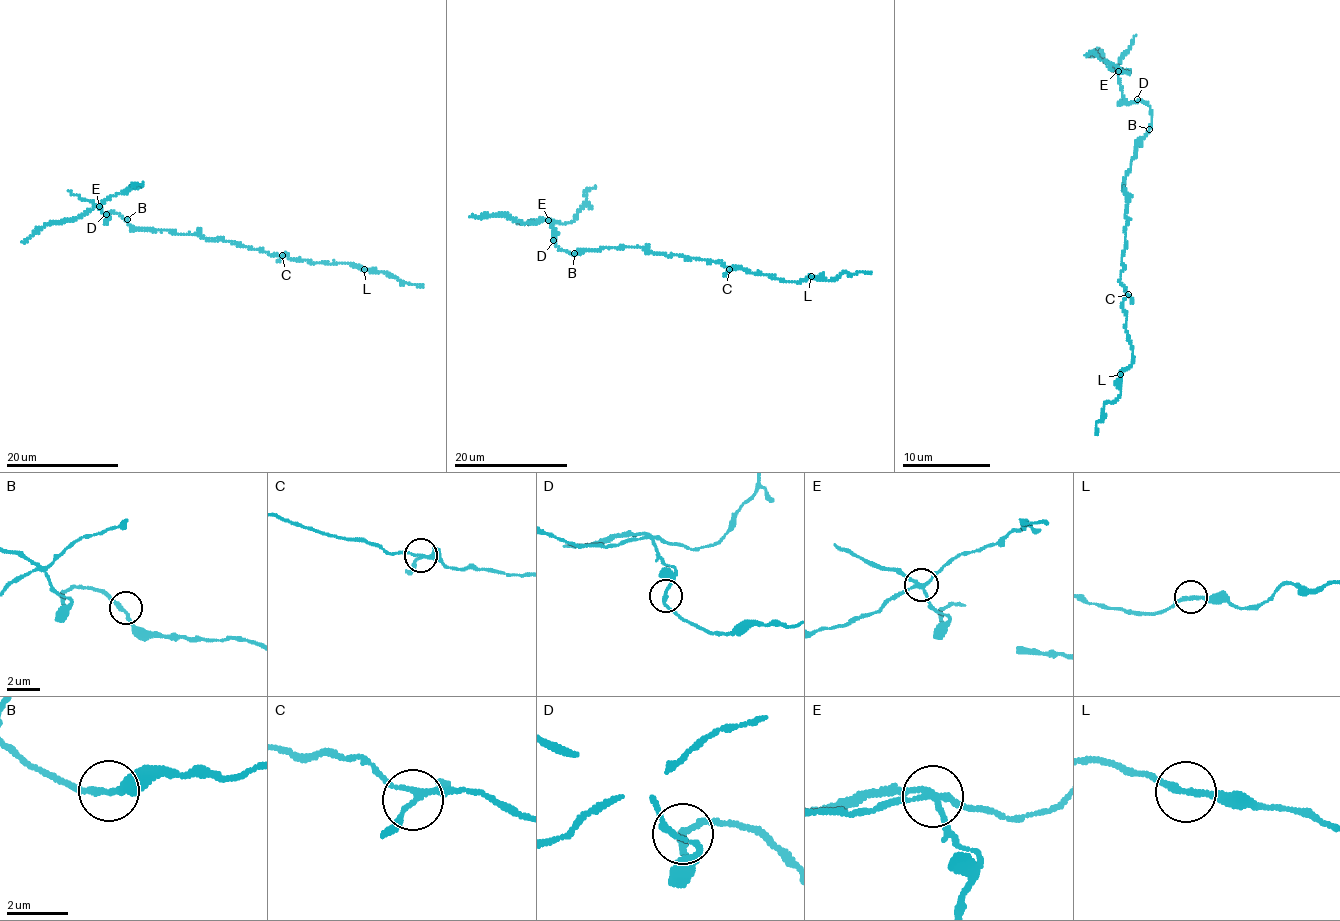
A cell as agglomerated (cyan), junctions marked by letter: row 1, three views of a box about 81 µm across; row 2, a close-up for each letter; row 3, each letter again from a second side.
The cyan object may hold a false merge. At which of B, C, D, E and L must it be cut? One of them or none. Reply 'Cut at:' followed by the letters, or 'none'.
Cut at: E

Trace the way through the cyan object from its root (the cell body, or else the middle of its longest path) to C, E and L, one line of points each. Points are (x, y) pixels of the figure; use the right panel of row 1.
C: (1125, 213), (1124, 218), (1129, 220), (1123, 231), (1120, 283), (1128, 294)
E: (1125, 213), (1126, 174), (1137, 143), (1151, 124), (1152, 113), (1140, 101), (1126, 101), (1118, 72)
L: (1125, 213), (1129, 220), (1123, 231), (1120, 283), (1126, 294), (1125, 332), (1133, 350), (1131, 365), (1120, 374)

